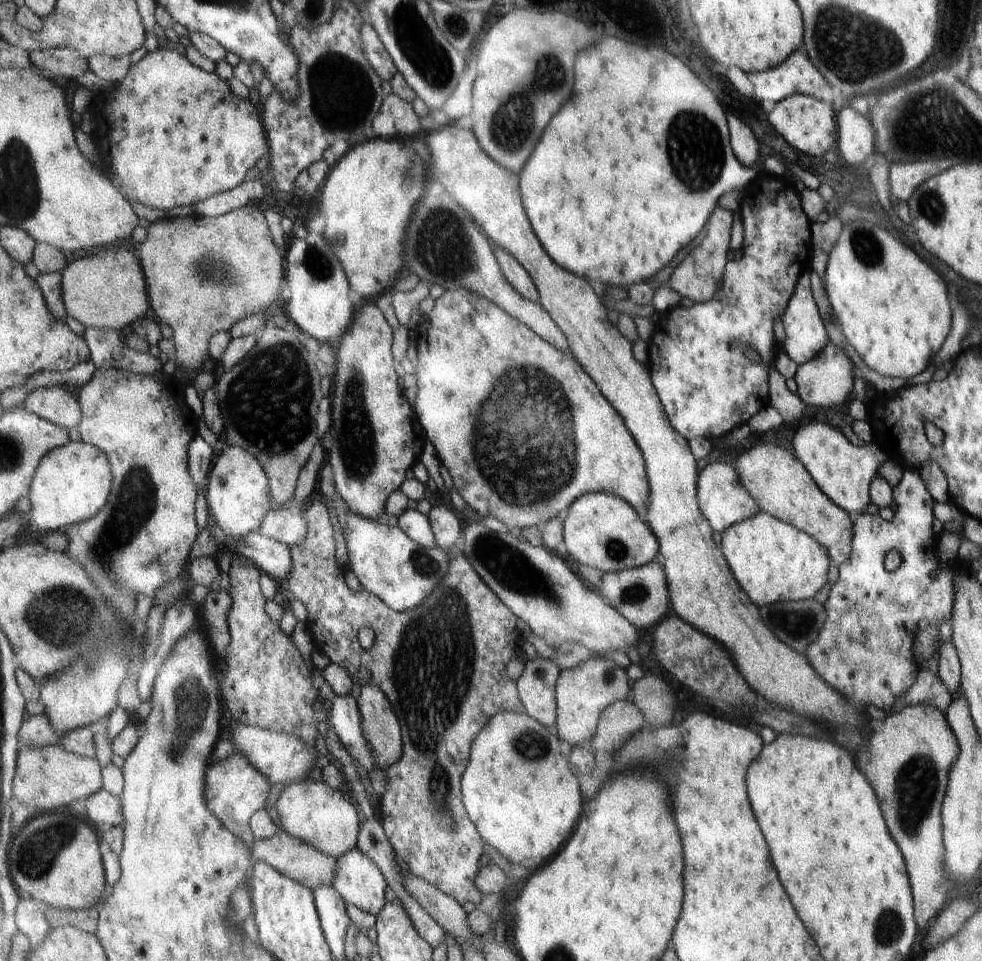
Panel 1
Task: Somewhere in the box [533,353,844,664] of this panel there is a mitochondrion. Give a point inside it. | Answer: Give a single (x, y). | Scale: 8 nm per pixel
(616, 551)

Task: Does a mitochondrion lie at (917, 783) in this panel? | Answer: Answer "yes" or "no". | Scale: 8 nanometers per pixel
yes

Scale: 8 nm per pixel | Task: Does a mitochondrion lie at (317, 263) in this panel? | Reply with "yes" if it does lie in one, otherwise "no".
yes

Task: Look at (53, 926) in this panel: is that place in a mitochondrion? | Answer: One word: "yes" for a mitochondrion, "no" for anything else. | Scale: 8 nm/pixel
no

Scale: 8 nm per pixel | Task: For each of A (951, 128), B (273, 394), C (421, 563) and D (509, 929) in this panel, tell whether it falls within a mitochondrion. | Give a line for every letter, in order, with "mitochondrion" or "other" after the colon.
A: mitochondrion
B: mitochondrion
C: mitochondrion
D: other

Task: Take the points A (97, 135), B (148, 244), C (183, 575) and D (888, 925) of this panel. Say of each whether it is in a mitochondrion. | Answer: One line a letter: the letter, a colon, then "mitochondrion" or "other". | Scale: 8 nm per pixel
A: other
B: other
C: other
D: mitochondrion

